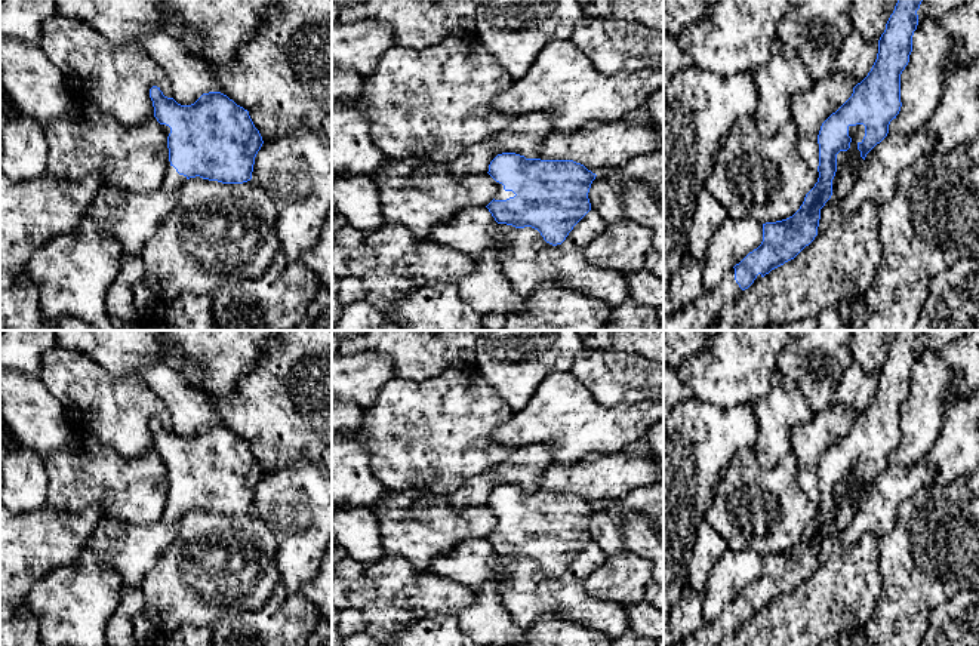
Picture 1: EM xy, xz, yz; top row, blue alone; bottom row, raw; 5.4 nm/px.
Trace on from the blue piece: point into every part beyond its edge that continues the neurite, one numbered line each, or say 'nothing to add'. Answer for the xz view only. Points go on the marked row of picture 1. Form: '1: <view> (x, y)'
1: xz (501, 194)

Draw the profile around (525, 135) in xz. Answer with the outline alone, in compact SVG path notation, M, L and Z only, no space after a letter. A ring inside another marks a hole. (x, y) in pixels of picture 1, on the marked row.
M548 113L514 116L504 132L468 147L456 160L444 166L453 178L487 175L489 164L498 154L515 153L535 159L544 138L552 132L554 120Z

